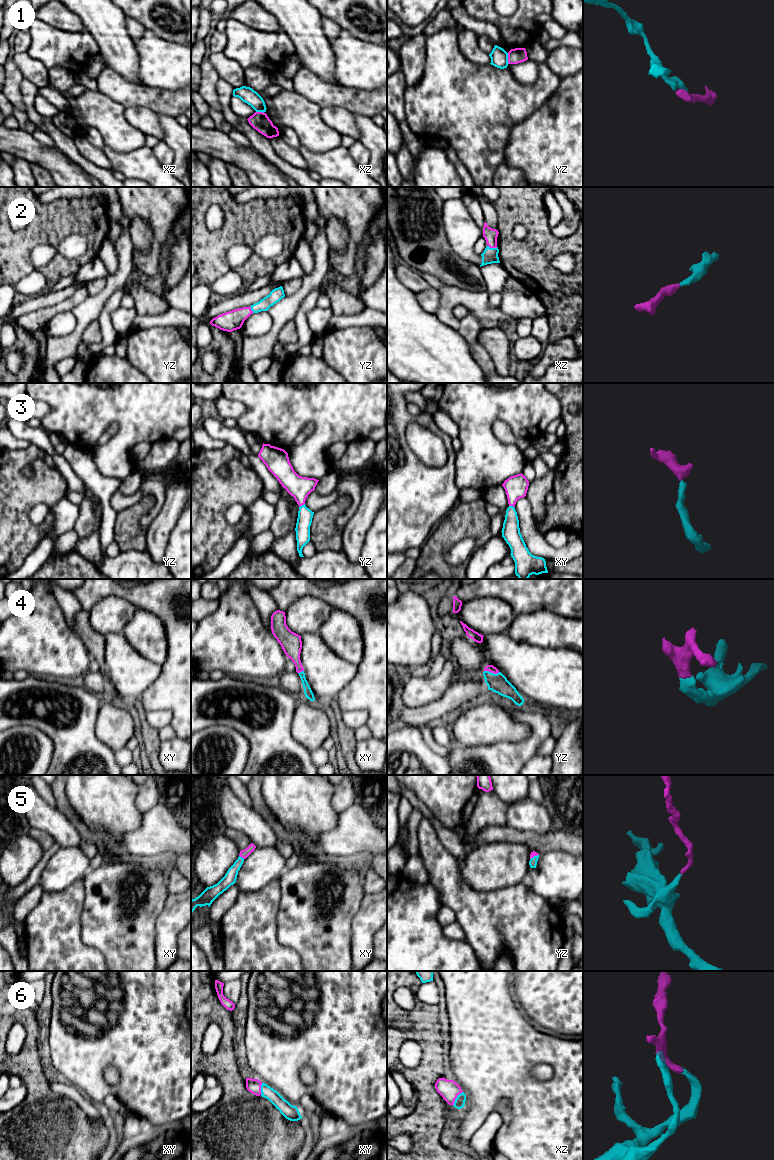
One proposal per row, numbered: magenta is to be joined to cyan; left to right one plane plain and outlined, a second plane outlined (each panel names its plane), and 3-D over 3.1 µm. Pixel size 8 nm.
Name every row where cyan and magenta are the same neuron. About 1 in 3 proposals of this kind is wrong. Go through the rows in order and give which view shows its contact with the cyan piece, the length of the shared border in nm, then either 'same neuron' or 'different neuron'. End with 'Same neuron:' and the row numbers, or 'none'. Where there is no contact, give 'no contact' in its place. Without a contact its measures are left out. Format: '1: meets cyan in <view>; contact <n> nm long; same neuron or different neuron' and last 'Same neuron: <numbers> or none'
1: meets cyan in yz; contact 90 nm long; different neuron
2: meets cyan in xz; contact 90 nm long; same neuron
3: meets cyan in yz; contact 60 nm long; same neuron
4: meets cyan in yz; contact 130 nm long; same neuron
5: meets cyan in xy; contact 50 nm long; same neuron
6: meets cyan in xz; contact 140 nm long; same neuron
Same neuron: 2, 3, 4, 5, 6

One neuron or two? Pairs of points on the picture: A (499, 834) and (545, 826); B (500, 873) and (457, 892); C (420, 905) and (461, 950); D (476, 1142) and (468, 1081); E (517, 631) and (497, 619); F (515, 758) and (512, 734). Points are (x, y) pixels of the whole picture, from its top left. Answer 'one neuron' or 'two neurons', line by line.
A: two neurons
B: two neurons
C: one neuron
D: two neurons
E: two neurons
F: two neurons

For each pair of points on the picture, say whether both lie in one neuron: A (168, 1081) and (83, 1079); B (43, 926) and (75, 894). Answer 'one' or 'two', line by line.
A: one
B: one

